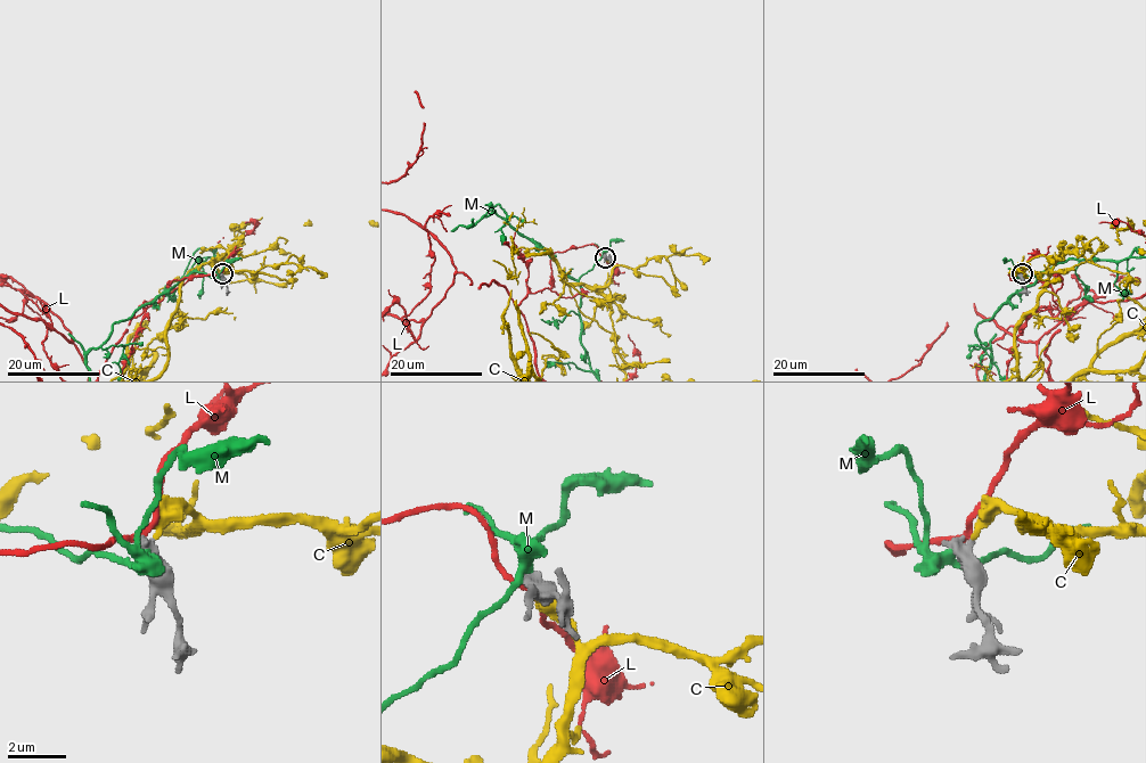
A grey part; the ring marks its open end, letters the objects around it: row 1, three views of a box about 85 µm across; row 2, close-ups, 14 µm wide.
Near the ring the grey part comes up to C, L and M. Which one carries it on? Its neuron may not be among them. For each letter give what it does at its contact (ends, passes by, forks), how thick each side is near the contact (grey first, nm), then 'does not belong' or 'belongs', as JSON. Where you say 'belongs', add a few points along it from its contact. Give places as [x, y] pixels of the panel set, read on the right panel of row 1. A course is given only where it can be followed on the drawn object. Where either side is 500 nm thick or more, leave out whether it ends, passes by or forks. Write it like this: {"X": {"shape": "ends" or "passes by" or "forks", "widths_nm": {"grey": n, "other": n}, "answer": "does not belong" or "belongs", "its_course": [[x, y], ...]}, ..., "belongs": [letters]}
{"C": {"widths_nm": {"grey": 550, "other": 280}, "answer": "belongs"}, "L": {"shape": "passes by", "widths_nm": {"grey": 480, "other": 200}, "answer": "does not belong"}, "M": {"widths_nm": {"grey": 600, "other": 320}, "answer": "does not belong"}, "belongs": ["C"]}

